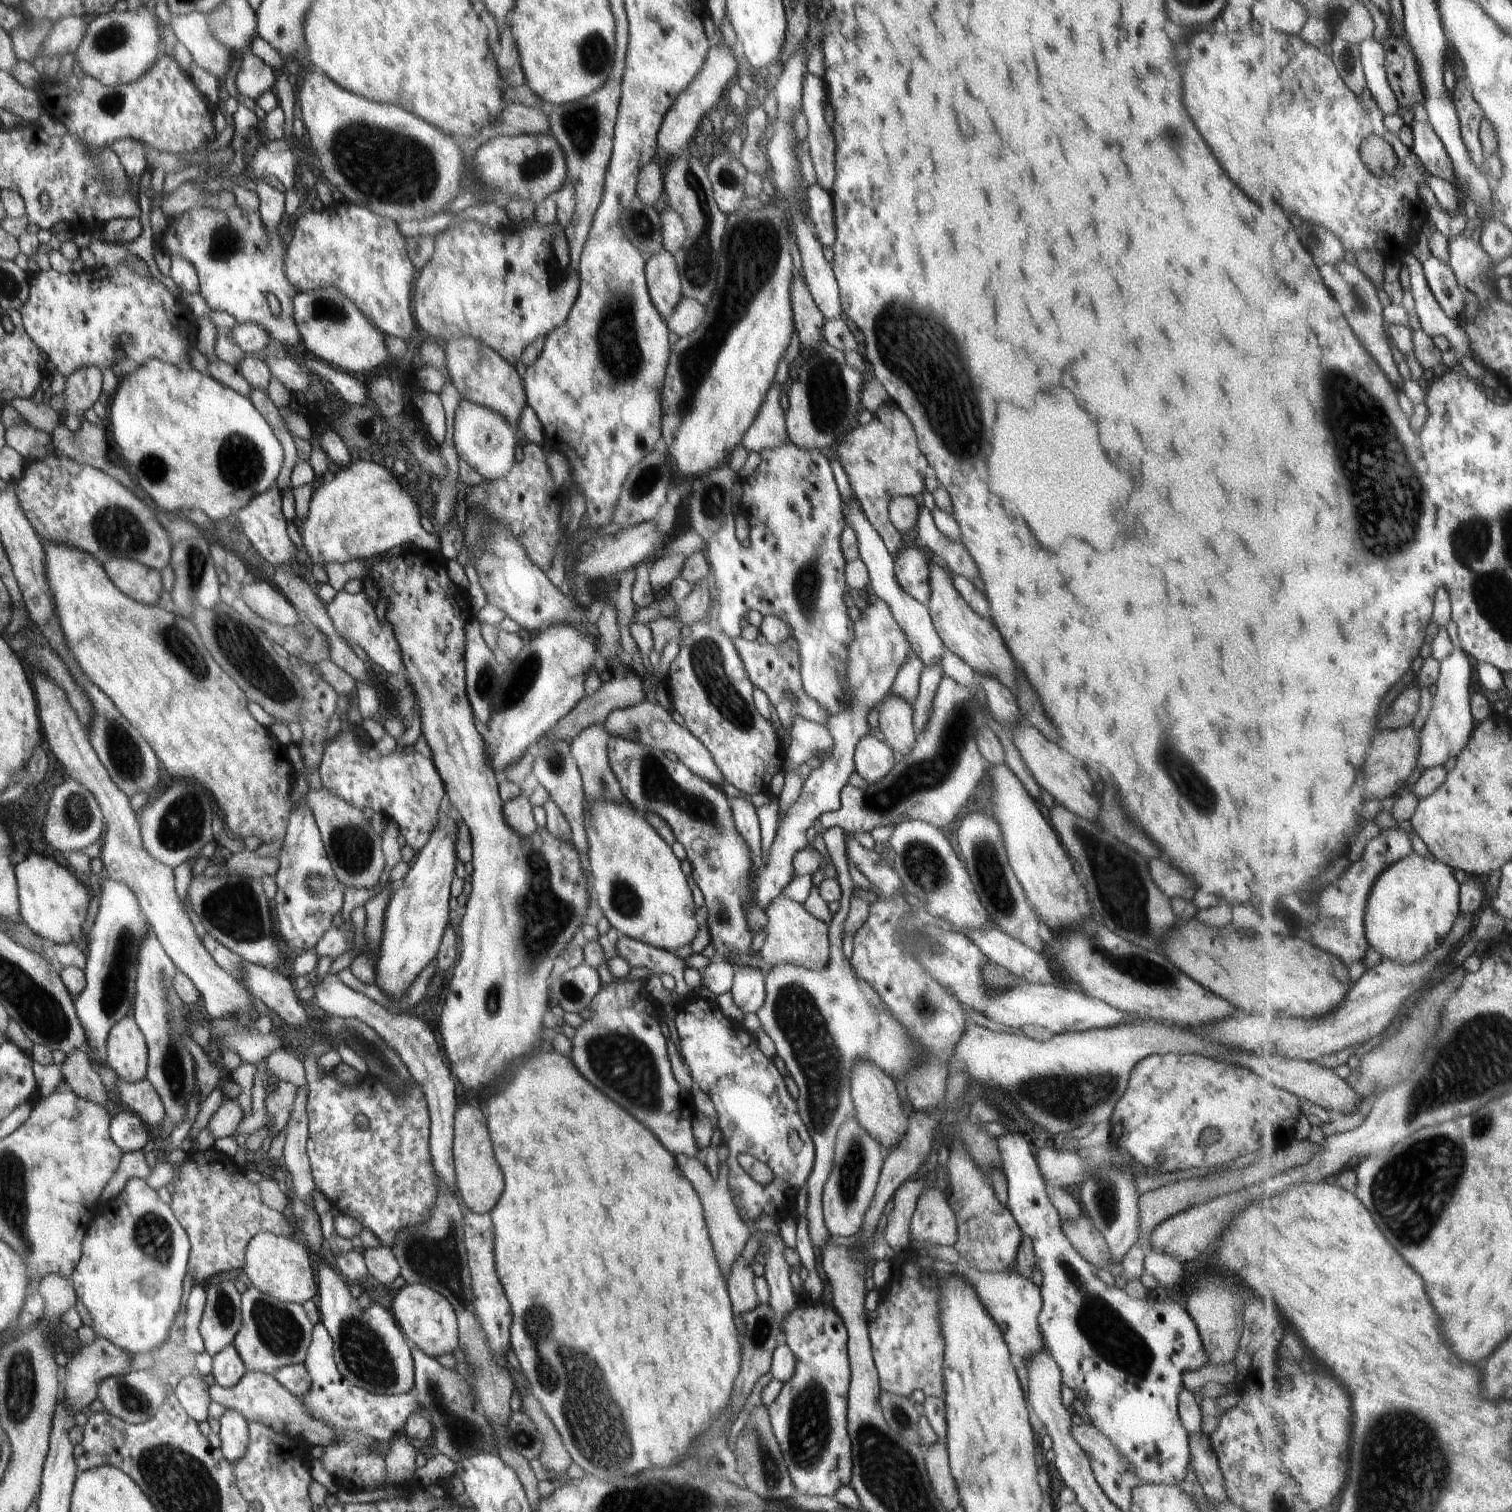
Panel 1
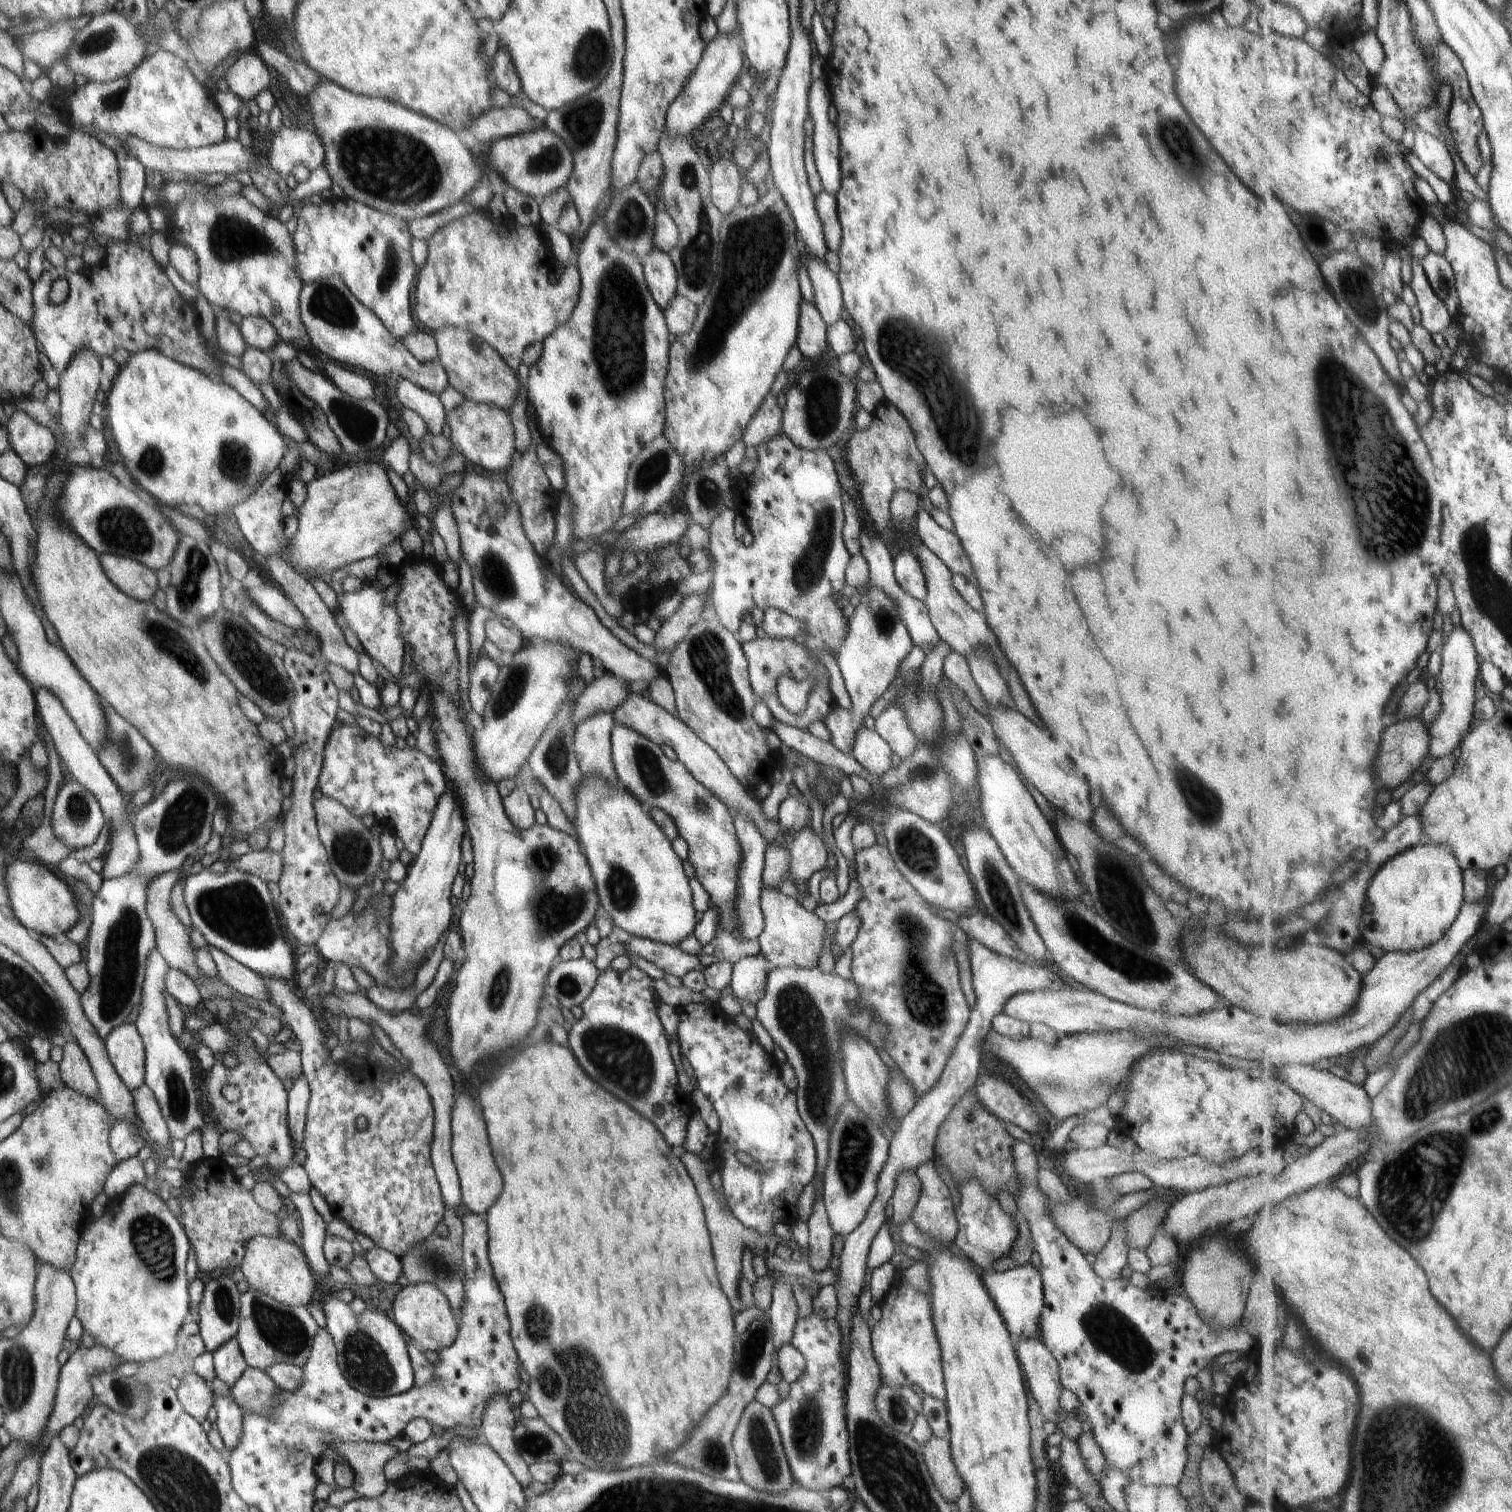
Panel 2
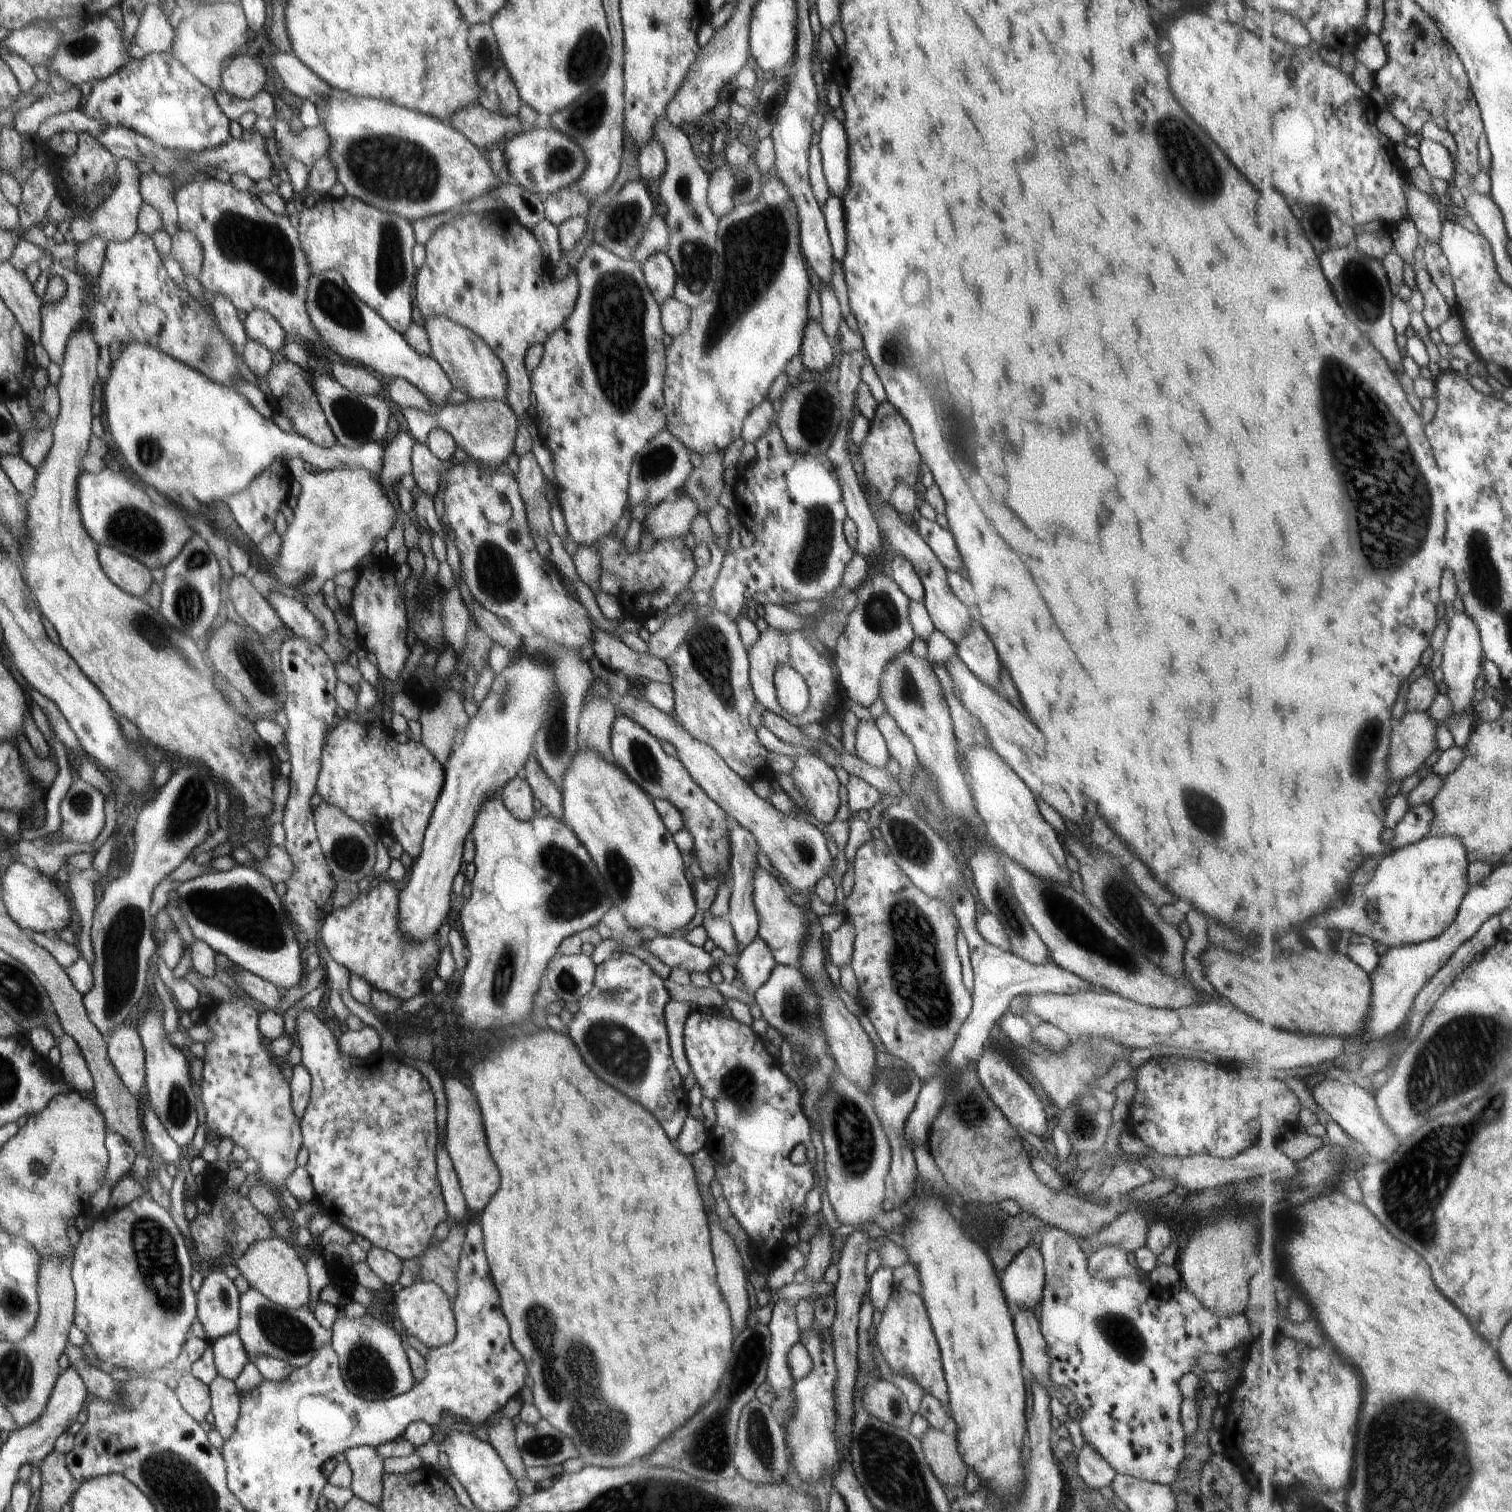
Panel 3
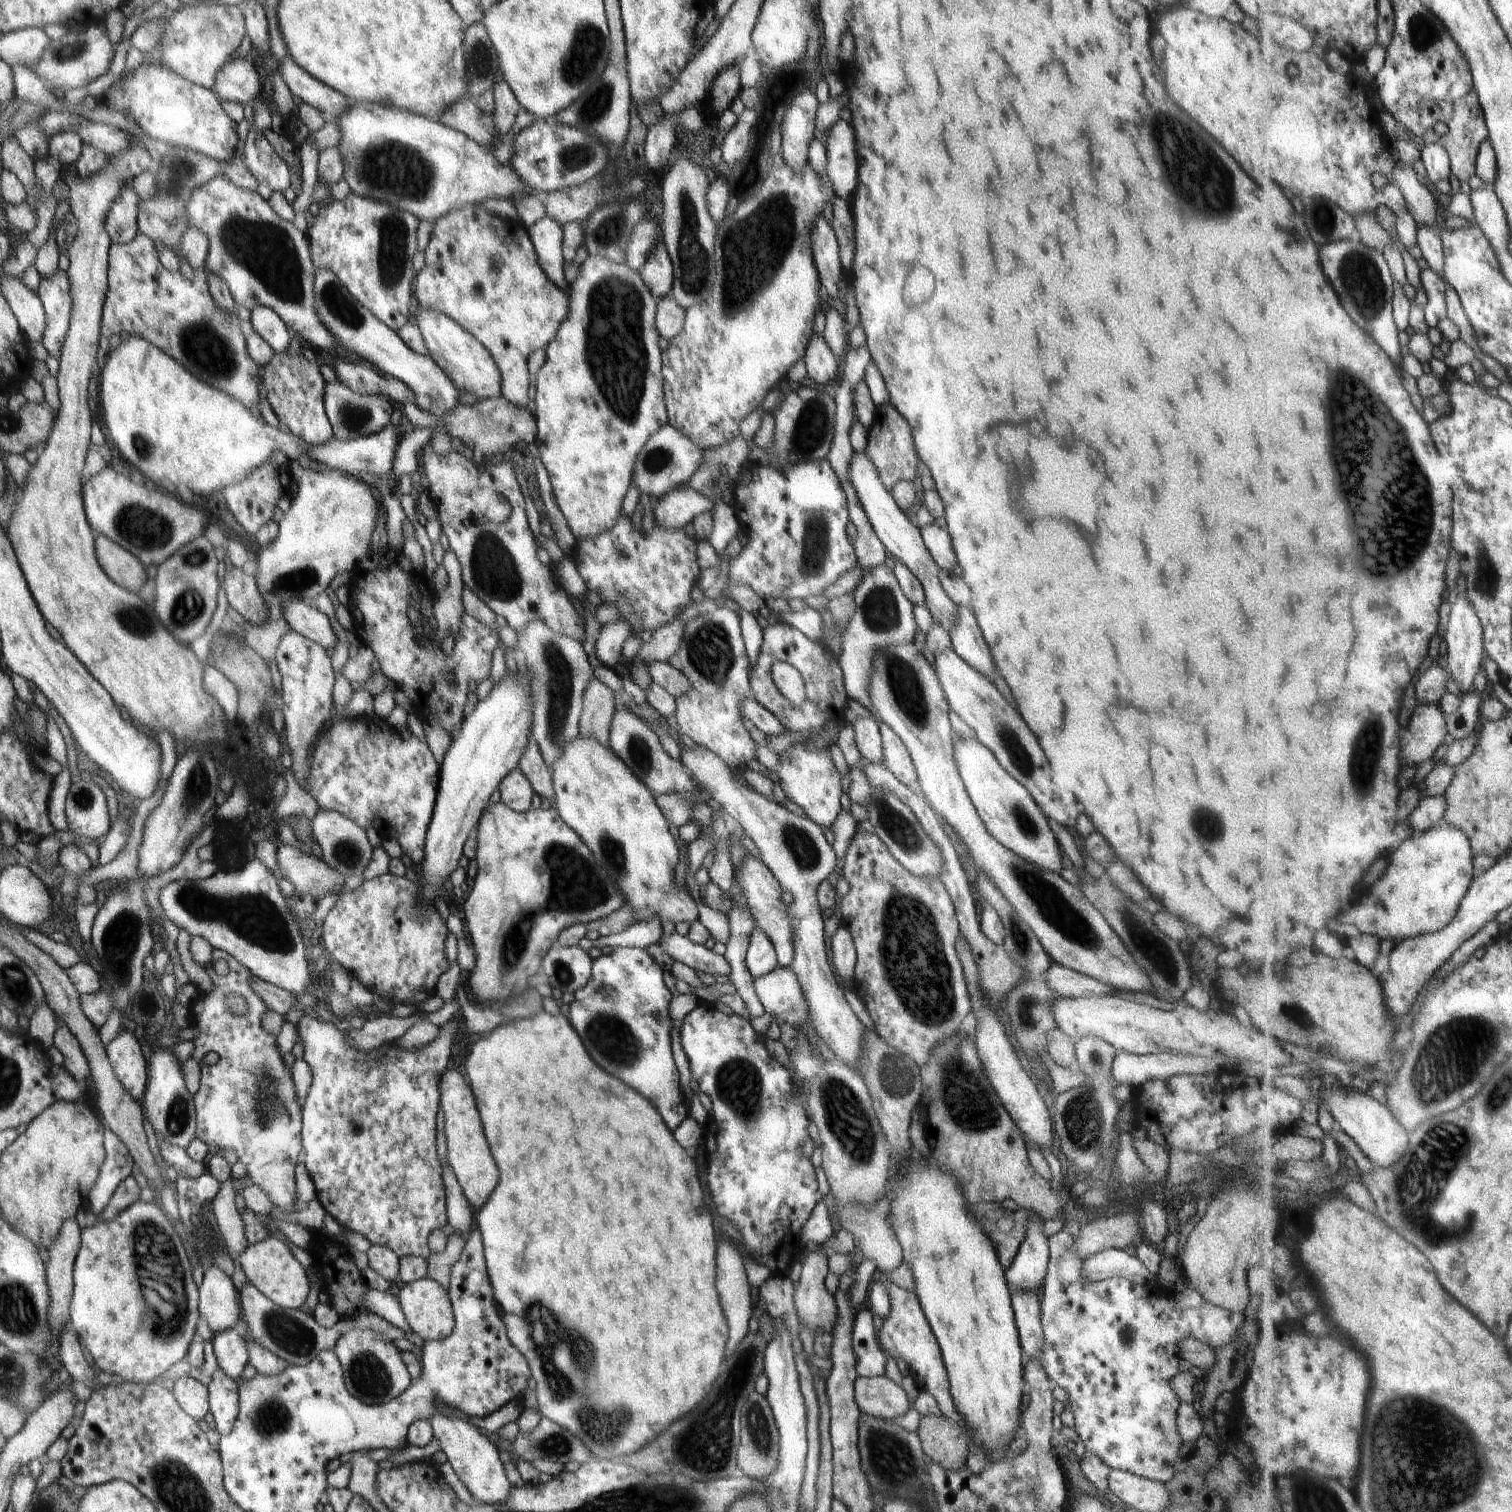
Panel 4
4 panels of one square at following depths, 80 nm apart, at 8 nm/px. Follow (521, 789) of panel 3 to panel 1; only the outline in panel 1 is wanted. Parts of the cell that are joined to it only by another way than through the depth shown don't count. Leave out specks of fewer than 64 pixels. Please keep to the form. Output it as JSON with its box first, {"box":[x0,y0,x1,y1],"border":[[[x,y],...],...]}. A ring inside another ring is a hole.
{"box":[503,794,538,837],"border":[[[522,794],[503,803],[505,824],[508,824],[519,837],[532,837],[538,830],[538,825],[532,815],[532,807],[529,798]]]}

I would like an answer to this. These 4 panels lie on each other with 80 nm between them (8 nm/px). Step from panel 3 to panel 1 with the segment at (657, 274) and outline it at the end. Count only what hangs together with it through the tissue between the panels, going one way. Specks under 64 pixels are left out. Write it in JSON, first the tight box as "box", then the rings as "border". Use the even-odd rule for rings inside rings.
{"box":[645,250,683,322],"border":[[[662,250],[645,261],[645,279],[650,300],[667,322],[683,297],[680,275],[673,255]]]}

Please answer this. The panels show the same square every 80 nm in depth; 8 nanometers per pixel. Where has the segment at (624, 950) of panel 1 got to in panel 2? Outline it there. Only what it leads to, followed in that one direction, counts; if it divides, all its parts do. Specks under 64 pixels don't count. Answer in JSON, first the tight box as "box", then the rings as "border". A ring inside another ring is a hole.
{"box":[623,936,703,979],"border":[[[629,936],[623,941],[623,945],[633,961],[644,958],[654,963],[665,974],[672,974],[676,978],[681,979],[687,972],[703,968],[698,955],[688,954],[679,946],[673,947],[634,936]]]}

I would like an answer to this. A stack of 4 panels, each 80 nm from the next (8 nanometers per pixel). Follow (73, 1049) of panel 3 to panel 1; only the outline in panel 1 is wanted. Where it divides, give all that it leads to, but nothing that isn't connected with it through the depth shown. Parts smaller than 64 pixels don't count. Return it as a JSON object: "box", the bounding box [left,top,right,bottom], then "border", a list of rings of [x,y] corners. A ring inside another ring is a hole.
{"box":[60,1050,108,1107],"border":[[[76,1050],[68,1055],[60,1069],[62,1078],[78,1097],[103,1107],[108,1104],[108,1090],[85,1050]]]}

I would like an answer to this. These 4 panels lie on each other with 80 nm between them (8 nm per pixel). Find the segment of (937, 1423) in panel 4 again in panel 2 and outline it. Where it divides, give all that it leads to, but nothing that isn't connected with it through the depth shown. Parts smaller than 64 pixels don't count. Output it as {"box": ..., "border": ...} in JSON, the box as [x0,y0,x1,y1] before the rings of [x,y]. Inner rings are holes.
{"box":[922,1436,965,1505],"border":[[[932,1436],[922,1447],[927,1469],[938,1492],[946,1502],[955,1505],[964,1494],[965,1484],[952,1462],[949,1442],[949,1437]]]}

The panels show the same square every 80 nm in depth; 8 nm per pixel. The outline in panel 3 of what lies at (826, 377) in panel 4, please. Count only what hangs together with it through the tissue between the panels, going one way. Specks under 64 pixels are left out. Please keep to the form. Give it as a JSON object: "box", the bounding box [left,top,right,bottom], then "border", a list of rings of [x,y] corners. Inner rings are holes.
{"box":[799,319,834,372],"border":[[[808,319],[804,327],[799,355],[803,365],[816,372],[822,372],[832,364],[834,349],[822,328],[821,322],[816,319]]]}

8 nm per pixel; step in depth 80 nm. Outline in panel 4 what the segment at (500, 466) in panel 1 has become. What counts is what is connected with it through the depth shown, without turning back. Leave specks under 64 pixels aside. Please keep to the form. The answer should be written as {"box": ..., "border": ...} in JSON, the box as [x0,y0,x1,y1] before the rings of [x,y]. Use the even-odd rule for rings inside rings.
{"box":[403,396,537,458],"border":[[[502,396],[480,399],[473,405],[460,403],[455,406],[455,409],[441,415],[426,412],[411,402],[405,402],[403,407],[403,413],[415,429],[434,429],[435,427],[447,429],[447,433],[452,438],[458,438],[464,446],[472,448],[474,458],[500,458],[506,452],[510,452],[518,441],[524,441],[526,444],[536,442],[537,424],[534,415],[526,407],[514,406]]]}

